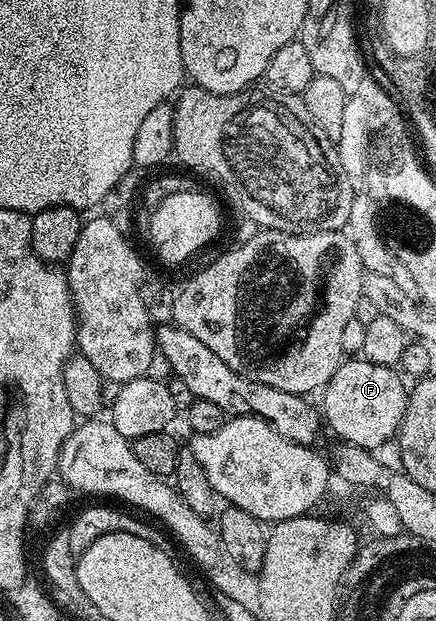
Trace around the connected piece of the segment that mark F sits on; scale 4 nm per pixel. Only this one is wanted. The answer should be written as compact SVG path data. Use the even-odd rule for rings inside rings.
M362 356L348 357L337 368L337 372L333 372L333 376L321 391L321 397L323 397L321 417L326 429L331 429L339 442L348 442L372 452L378 451L378 446L385 445L390 438L392 441L399 433L399 425L405 416L409 393L408 387L406 385L403 387L404 379L395 373L392 367L373 364Z

